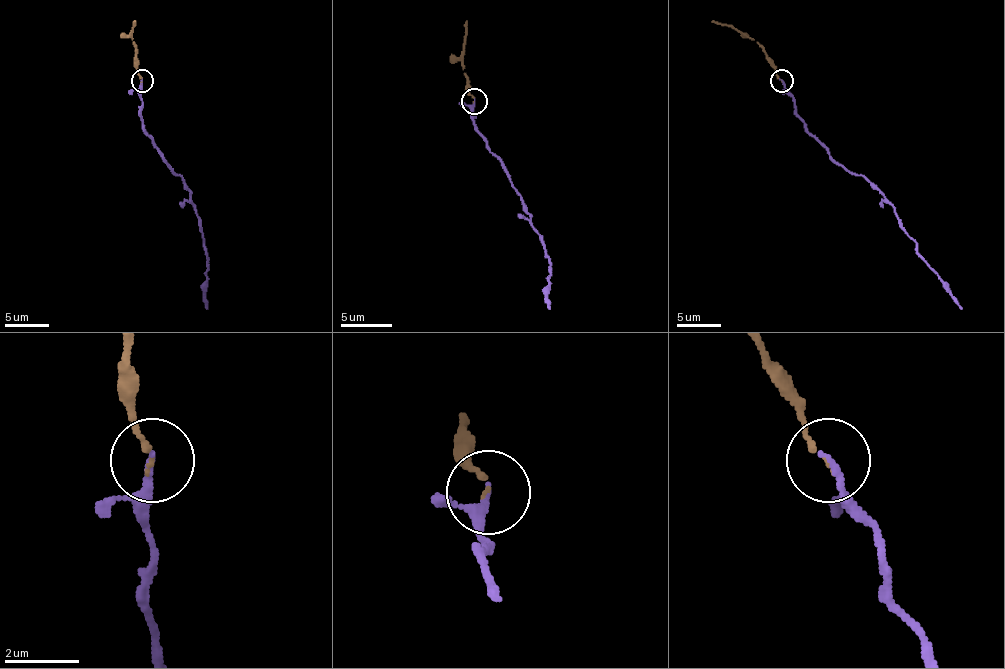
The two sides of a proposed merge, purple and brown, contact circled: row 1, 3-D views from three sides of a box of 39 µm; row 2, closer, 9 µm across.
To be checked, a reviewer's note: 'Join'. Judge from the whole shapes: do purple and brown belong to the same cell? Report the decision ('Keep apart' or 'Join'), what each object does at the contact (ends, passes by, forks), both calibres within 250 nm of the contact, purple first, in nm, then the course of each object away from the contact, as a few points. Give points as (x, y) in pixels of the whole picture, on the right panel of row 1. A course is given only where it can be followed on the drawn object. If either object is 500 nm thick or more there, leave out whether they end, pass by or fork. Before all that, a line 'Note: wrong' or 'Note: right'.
Note: right
Join. At the ring purple ends. At the ring brown ends. Thickness 190 nm (purple) against 120 nm. Course of purple: (781, 80), (805, 129), (837, 162), (865, 178), (894, 209), (899, 227), (917, 245), (917, 253), (961, 309). Course of brown: (781, 80), (776, 67), (754, 40), (712, 20)

